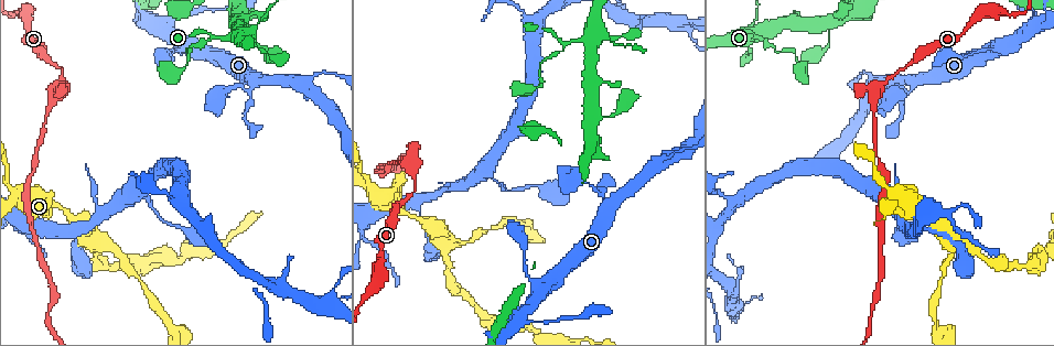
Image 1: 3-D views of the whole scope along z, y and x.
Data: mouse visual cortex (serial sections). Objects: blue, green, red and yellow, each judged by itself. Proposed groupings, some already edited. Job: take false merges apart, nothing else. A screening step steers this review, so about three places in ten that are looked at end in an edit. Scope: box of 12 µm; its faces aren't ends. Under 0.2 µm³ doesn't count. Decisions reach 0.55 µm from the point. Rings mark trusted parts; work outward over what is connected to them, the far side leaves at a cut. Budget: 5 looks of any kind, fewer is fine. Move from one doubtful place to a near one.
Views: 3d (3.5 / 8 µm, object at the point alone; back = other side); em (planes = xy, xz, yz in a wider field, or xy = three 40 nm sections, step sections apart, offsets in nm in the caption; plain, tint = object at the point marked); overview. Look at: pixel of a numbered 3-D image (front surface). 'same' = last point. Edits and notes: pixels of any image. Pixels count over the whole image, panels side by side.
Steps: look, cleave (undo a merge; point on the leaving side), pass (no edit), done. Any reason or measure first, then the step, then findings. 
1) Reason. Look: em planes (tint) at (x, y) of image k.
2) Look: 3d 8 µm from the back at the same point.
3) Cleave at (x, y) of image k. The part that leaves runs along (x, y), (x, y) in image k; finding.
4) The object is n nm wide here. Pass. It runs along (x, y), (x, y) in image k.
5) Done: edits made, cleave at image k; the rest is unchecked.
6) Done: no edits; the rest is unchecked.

Branch point. Look: 3d 3.5 µm at (968, 243) of image 1.

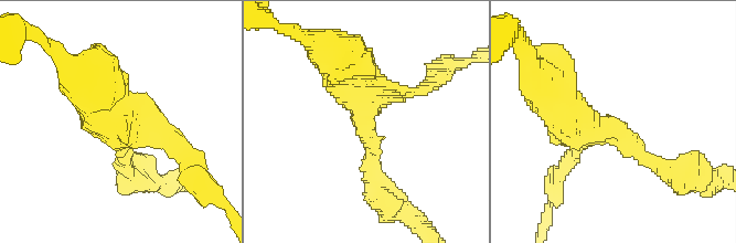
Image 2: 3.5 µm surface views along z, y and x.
Look: em xy step 3 (tint) at (365, 111) of image 2.

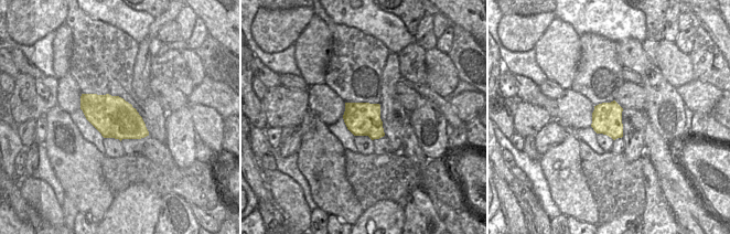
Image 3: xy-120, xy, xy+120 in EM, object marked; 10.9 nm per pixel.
Pass. It runs along (540, 77), (647, 159) in image 2; one cell here.

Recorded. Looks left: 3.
Branch point. Look: em xy step 1 (tint) at (1001, 46) of image 1.

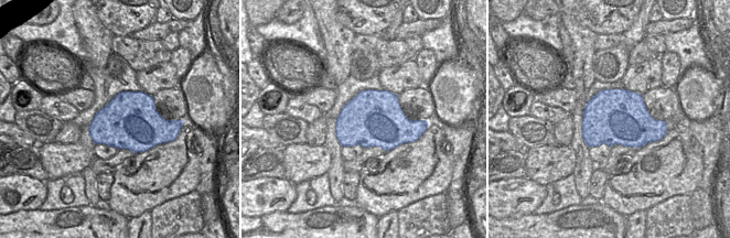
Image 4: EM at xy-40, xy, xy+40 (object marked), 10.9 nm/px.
See where the arms go. Look: 3d 3.5 µm at the same point.

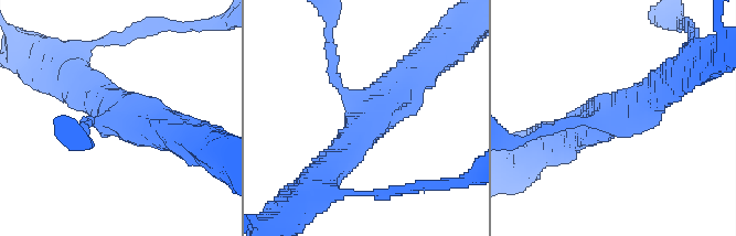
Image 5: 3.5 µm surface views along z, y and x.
Pass. It runs along (424, 65), (386, 99), (336, 164) in image 5; continuous, no second cell.

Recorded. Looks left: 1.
Done: no edits; the rest is unchecked.

